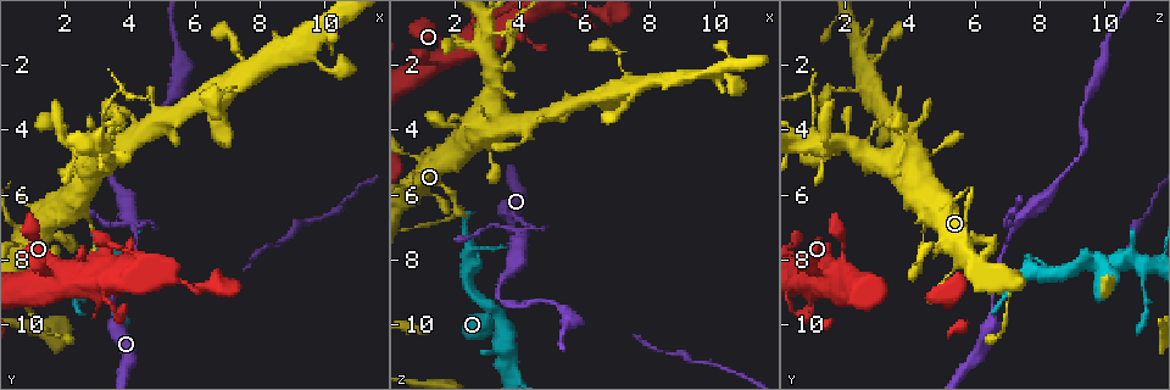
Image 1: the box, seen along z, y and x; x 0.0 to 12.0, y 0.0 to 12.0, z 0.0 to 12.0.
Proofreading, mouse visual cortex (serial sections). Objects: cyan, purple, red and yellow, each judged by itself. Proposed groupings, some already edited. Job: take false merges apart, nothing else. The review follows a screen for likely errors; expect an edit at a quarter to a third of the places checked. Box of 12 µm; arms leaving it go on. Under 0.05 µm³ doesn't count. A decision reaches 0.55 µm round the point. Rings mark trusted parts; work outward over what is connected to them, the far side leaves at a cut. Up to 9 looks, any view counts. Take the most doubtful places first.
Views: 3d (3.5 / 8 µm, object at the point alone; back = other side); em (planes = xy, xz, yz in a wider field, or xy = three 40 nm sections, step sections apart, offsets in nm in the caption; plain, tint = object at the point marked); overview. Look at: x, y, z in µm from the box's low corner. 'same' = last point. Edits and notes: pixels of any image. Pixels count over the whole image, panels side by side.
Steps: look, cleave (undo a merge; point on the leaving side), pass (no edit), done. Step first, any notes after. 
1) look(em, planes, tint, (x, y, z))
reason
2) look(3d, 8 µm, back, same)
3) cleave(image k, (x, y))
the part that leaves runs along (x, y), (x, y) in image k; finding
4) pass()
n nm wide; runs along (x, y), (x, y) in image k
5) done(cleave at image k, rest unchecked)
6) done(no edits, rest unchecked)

look(3d, 3.5 µm, (3.0, 7.9, 9.8))
three arms meet

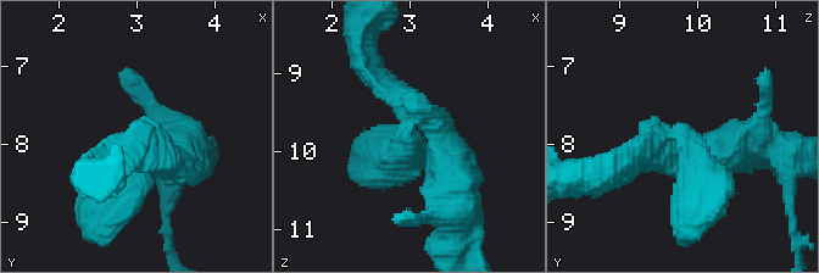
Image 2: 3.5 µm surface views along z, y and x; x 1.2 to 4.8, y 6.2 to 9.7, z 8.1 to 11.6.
look(em, planes, tint, (2.95, 7.90, 9.70))

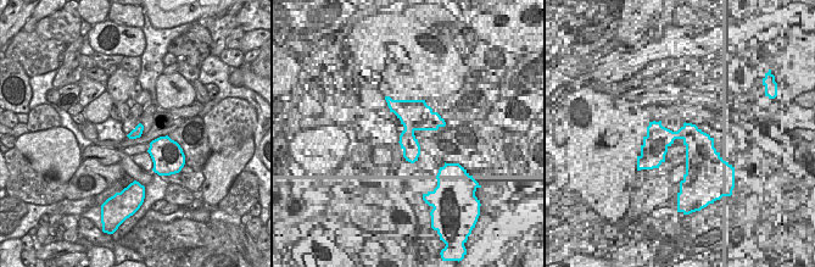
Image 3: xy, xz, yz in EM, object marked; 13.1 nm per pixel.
look(em, xy, step 1, tint, same)

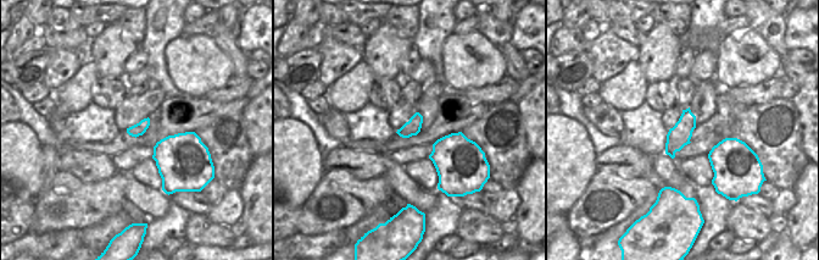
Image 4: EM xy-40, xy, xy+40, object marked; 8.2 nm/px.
pass()
runs along (700, 199), (680, 135), (618, 170) in image 2; all the same cell

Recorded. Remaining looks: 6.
look(3d, 8 µm, back, (3.6, 9.7, 6.5))
sudden change in width

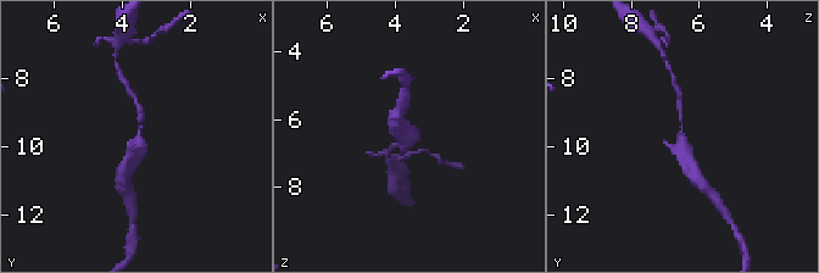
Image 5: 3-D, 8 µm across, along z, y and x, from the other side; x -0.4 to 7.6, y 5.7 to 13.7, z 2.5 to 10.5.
look(3d, 3.5 µm, (3.5, 9.7, 6.5))
closer look

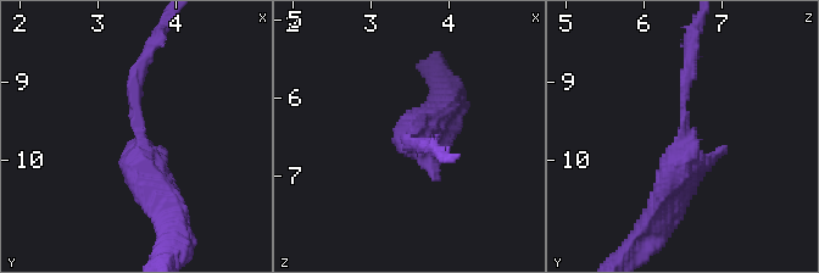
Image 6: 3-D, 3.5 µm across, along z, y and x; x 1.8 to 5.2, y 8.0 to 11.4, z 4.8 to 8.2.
look(em, xy, step 5, tint, (3.55, 9.70, 6.55))
need the tissue

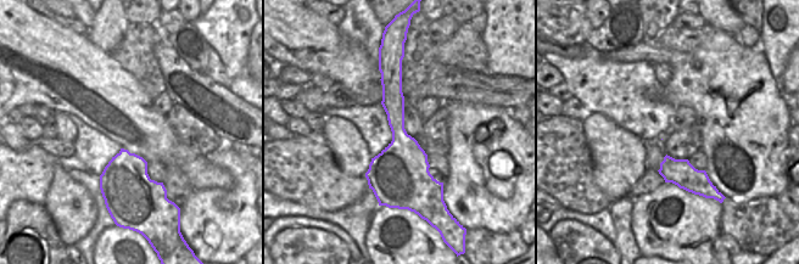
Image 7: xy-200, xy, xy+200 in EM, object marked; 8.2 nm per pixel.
pass()
runs along (661, 205), (679, 167), (691, 55) in image 6; all the same cell

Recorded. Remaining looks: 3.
look(3d, 8 µm, back, (4.2, 6.9, 7.2))
arms part here

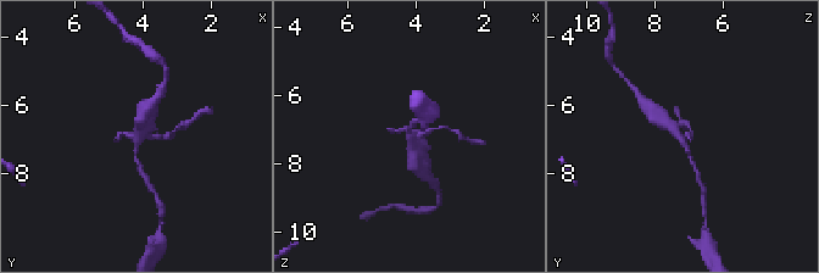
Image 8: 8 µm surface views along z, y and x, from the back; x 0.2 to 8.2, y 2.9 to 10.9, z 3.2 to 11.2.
look(em, xy, step 5, tint, (4.2, 7.0, 7.3))
now the EM

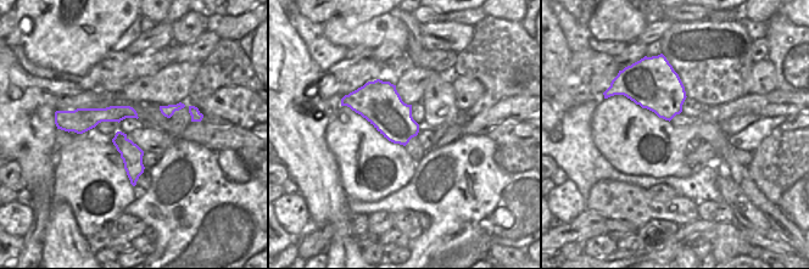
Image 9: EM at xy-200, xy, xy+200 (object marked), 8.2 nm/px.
pass()
runs along (695, 167), (675, 132), (655, 112) in image 8; continuous, no second cell

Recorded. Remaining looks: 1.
done(no edits, rest unchecked)

